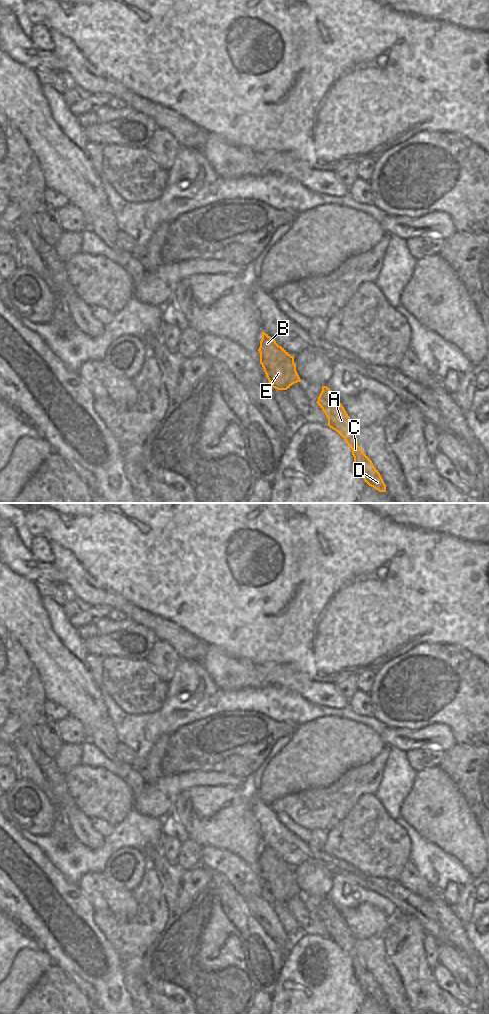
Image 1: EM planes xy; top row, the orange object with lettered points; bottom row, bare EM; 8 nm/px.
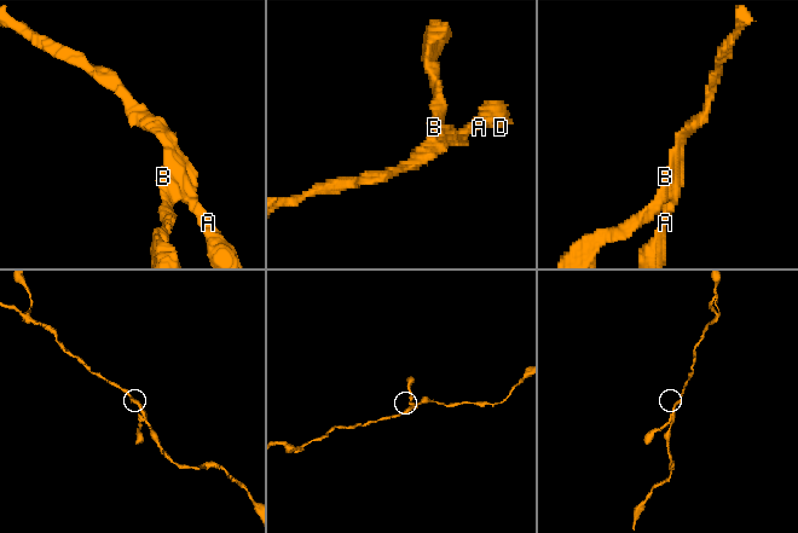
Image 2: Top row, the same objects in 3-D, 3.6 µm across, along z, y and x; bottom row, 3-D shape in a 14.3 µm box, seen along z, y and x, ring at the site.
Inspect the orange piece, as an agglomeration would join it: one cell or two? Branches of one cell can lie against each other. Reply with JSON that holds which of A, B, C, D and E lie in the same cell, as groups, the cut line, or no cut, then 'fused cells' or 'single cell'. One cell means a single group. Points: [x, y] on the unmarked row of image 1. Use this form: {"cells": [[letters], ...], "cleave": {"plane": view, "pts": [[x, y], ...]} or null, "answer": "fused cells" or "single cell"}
{"cells": [["A", "B", "C", "D", "E"]], "cleave": null, "answer": "single cell"}

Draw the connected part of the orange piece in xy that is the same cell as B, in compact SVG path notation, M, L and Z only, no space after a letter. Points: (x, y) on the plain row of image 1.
M262 844L258 863L260 865L260 876L273 900L287 902L293 896L301 894L296 883L294 868L291 868L265 844Z

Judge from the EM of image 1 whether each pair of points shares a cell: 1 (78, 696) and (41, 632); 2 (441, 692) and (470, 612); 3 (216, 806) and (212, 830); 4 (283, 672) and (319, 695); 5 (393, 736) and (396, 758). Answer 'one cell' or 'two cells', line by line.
1: one cell
2: two cells
3: one cell
4: one cell
5: two cells

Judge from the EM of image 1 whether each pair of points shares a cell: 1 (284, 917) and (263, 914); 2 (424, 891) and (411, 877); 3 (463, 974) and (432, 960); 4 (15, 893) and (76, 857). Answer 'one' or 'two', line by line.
1: two
2: one
3: two
4: two

